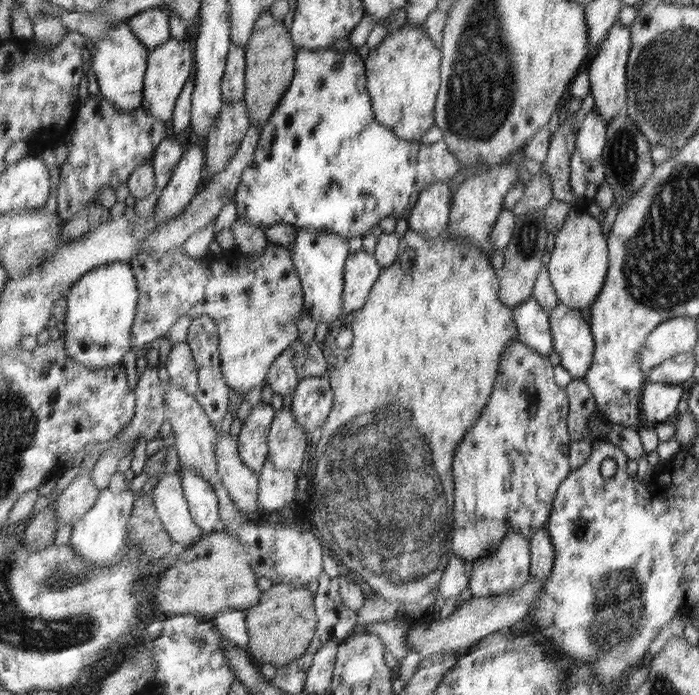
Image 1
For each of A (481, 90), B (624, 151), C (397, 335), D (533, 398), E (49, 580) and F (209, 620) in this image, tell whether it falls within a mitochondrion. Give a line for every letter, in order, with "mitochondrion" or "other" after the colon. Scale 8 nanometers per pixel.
A: mitochondrion
B: mitochondrion
C: other
D: other
E: mitochondrion
F: other

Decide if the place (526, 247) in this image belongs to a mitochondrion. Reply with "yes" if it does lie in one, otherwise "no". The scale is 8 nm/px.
yes

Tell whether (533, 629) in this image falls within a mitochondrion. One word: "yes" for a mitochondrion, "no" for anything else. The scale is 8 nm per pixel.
no

